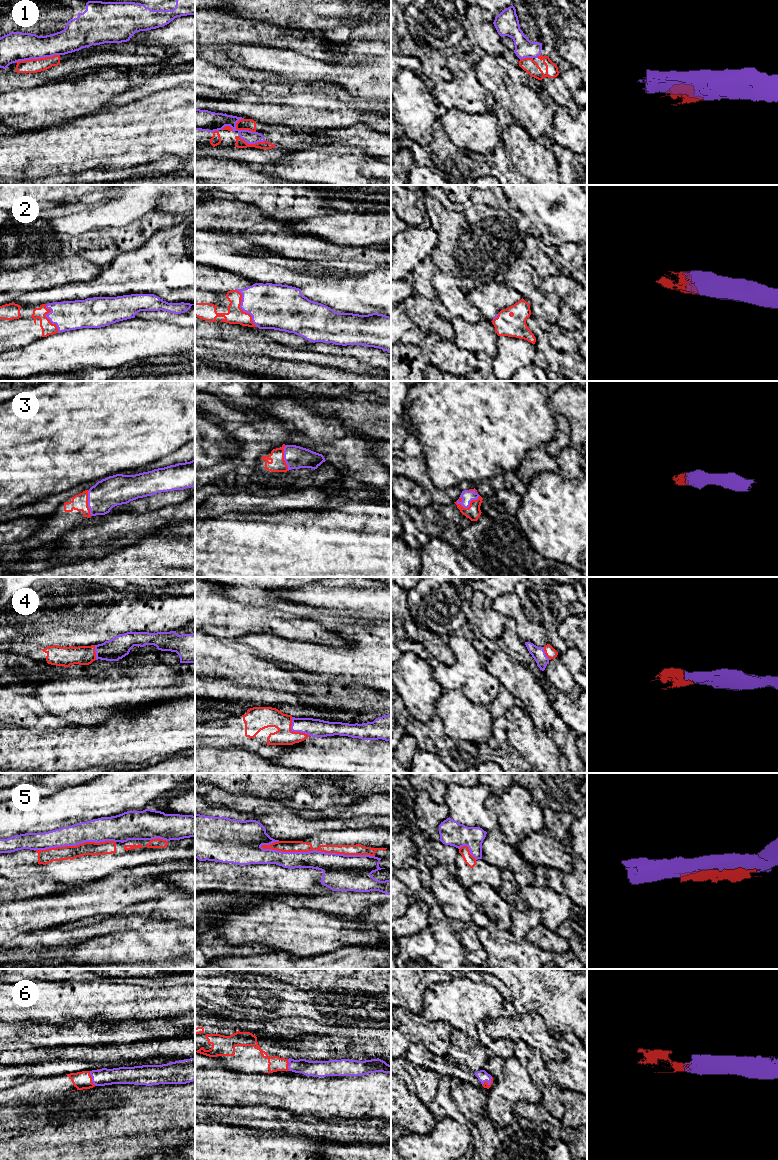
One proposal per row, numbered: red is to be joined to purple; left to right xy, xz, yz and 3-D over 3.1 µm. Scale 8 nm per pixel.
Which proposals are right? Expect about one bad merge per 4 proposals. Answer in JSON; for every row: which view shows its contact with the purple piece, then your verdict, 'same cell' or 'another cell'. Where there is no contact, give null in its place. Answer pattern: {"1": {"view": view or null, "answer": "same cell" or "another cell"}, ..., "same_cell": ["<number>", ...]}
{"1": {"view": "xy", "answer": "another cell"}, "2": {"view": "xz", "answer": "same cell"}, "3": {"view": "yz", "answer": "same cell"}, "4": {"view": "xz", "answer": "same cell"}, "5": {"view": "xz", "answer": "another cell"}, "6": {"view": "xy", "answer": "same cell"}, "same_cell": ["2", "3", "4", "6"]}

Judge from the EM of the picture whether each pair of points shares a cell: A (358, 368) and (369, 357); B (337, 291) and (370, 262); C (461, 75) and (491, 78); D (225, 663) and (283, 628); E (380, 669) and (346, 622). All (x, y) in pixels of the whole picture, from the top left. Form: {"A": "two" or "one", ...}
{"A": "two", "B": "two", "C": "two", "D": "two", "E": "one"}

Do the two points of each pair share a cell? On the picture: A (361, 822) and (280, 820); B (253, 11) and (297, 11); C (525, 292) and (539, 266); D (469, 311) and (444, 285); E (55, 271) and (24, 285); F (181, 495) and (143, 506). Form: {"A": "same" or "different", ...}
{"A": "same", "B": "same", "C": "different", "D": "same", "E": "same", "F": "same"}

